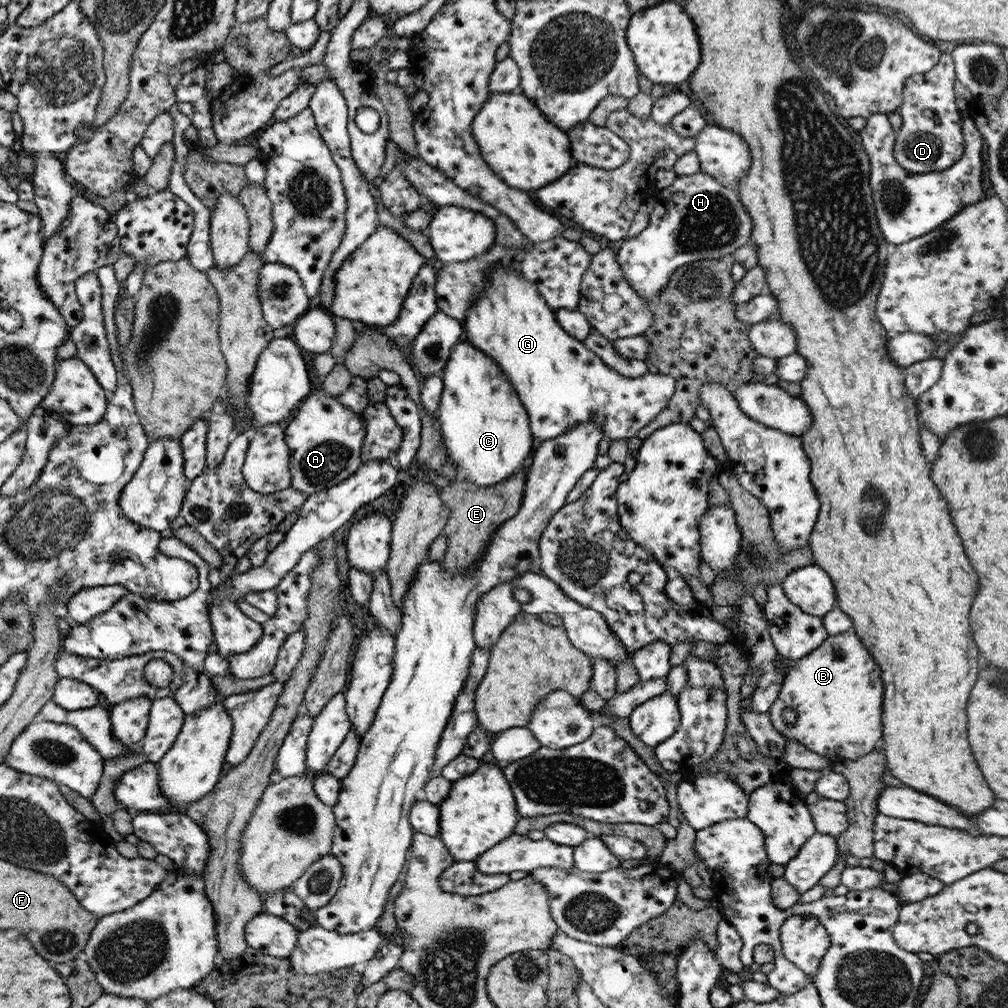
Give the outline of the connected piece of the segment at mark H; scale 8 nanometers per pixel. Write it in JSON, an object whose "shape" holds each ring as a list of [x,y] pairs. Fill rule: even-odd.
{"shape":[[[701,170],[691,175],[677,175],[670,186],[657,191],[656,203],[650,214],[648,226],[640,234],[622,243],[617,252],[617,259],[630,286],[654,310],[657,296],[679,266],[692,261],[712,260],[732,255],[737,248],[749,242],[752,227],[750,215],[740,202],[736,190],[723,185]]]}

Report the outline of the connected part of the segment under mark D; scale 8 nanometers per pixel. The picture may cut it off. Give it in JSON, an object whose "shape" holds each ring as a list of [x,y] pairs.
{"shape":[[[942,54],[944,62],[939,62],[928,72],[909,76],[904,85],[903,101],[897,110],[902,117],[902,126],[895,131],[893,154],[898,165],[910,172],[924,174],[946,170],[963,156],[962,123],[966,114],[956,106],[955,66],[946,58],[948,56]]]}

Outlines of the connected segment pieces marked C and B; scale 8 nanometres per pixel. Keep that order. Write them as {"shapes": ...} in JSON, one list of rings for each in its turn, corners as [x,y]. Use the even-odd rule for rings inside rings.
{"shapes":[[[[468,340],[459,342],[454,345],[448,363],[440,375],[443,390],[437,419],[440,421],[442,444],[447,449],[449,461],[457,468],[464,468],[466,479],[479,487],[492,486],[525,469],[524,462],[532,452],[534,444],[529,417],[512,384],[508,382],[506,374],[502,374],[502,368],[494,362],[494,359]]],[[[850,630],[838,636],[828,636],[816,650],[790,664],[784,675],[779,695],[768,713],[774,728],[781,732],[786,740],[794,739],[822,756],[837,760],[856,760],[882,743],[883,724],[880,722],[884,697],[882,692],[884,688],[878,663],[868,654],[868,650],[856,633]],[[788,708],[796,712],[796,722],[793,726],[788,726],[782,717]]]]}

